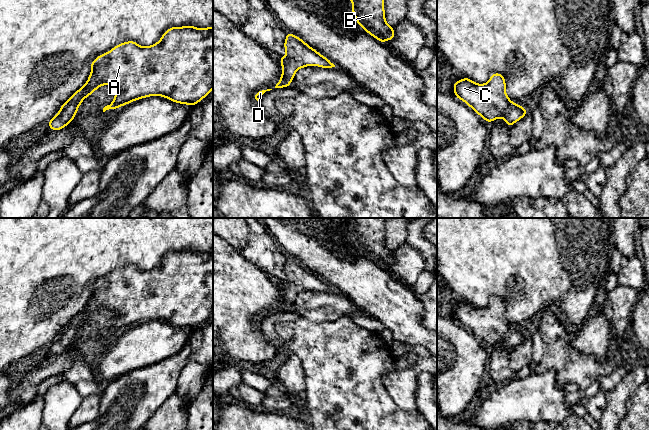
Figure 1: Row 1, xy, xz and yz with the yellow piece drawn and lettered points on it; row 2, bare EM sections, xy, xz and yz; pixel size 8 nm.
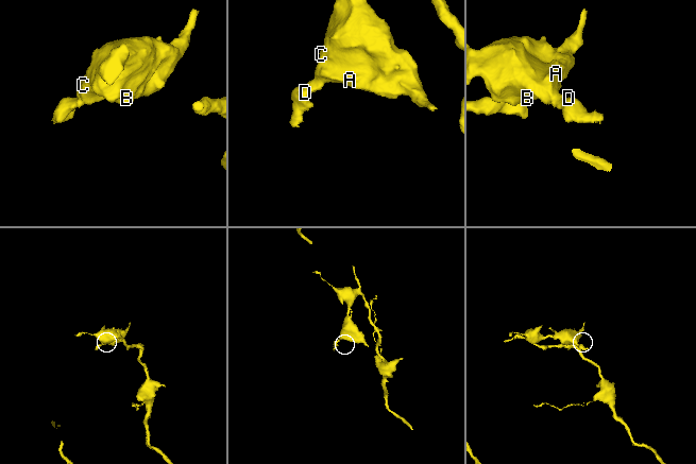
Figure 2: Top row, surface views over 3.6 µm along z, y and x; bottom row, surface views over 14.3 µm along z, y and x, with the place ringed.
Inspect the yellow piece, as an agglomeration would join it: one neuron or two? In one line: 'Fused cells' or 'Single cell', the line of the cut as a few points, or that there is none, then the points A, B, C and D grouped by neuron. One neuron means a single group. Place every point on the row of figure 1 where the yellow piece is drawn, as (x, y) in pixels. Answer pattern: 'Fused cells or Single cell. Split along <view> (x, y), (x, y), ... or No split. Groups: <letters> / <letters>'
Single cell. No split. Groups: A B C D

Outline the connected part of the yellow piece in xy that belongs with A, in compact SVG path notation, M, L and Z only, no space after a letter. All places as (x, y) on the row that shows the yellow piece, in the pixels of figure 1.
M213 26L170 27L157 43L147 47L132 40L124 42L96 57L90 67L87 82L49 120L51 130L61 130L73 121L82 101L102 85L110 85L117 91L112 103L105 106L103 112L150 96L161 96L189 106L198 104L213 89Z

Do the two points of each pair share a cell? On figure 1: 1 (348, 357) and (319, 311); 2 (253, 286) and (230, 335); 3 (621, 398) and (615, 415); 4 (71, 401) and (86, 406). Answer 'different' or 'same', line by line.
1: different
2: same
3: same
4: different

